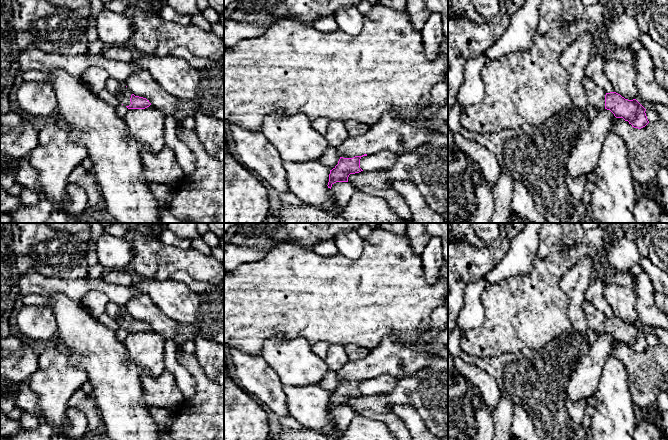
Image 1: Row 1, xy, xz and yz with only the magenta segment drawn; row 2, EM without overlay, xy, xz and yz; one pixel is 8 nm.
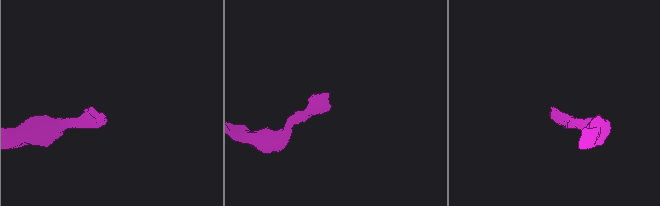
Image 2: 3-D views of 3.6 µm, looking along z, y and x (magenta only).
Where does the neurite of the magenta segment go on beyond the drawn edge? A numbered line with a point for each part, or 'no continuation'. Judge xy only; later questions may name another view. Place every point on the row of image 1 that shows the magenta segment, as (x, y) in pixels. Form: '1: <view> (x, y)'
1: xy (118, 89)

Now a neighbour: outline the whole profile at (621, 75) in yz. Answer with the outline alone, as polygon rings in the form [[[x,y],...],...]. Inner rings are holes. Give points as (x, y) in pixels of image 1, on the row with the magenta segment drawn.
[[[606,60],[603,71],[614,91],[628,100],[636,99],[635,85],[637,70],[634,64],[617,60]]]

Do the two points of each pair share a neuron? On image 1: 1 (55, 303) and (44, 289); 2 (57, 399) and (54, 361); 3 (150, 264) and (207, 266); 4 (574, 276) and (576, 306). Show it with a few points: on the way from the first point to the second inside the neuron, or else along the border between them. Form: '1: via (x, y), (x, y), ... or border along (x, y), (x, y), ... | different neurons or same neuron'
1: border along (46, 295), (52, 292), (63, 292), (72, 300) | different neurons
2: via (54, 390), (54, 370) | same neuron
3: via (164, 261), (193, 262) | same neuron
4: via (575, 283), (575, 299) | same neuron

